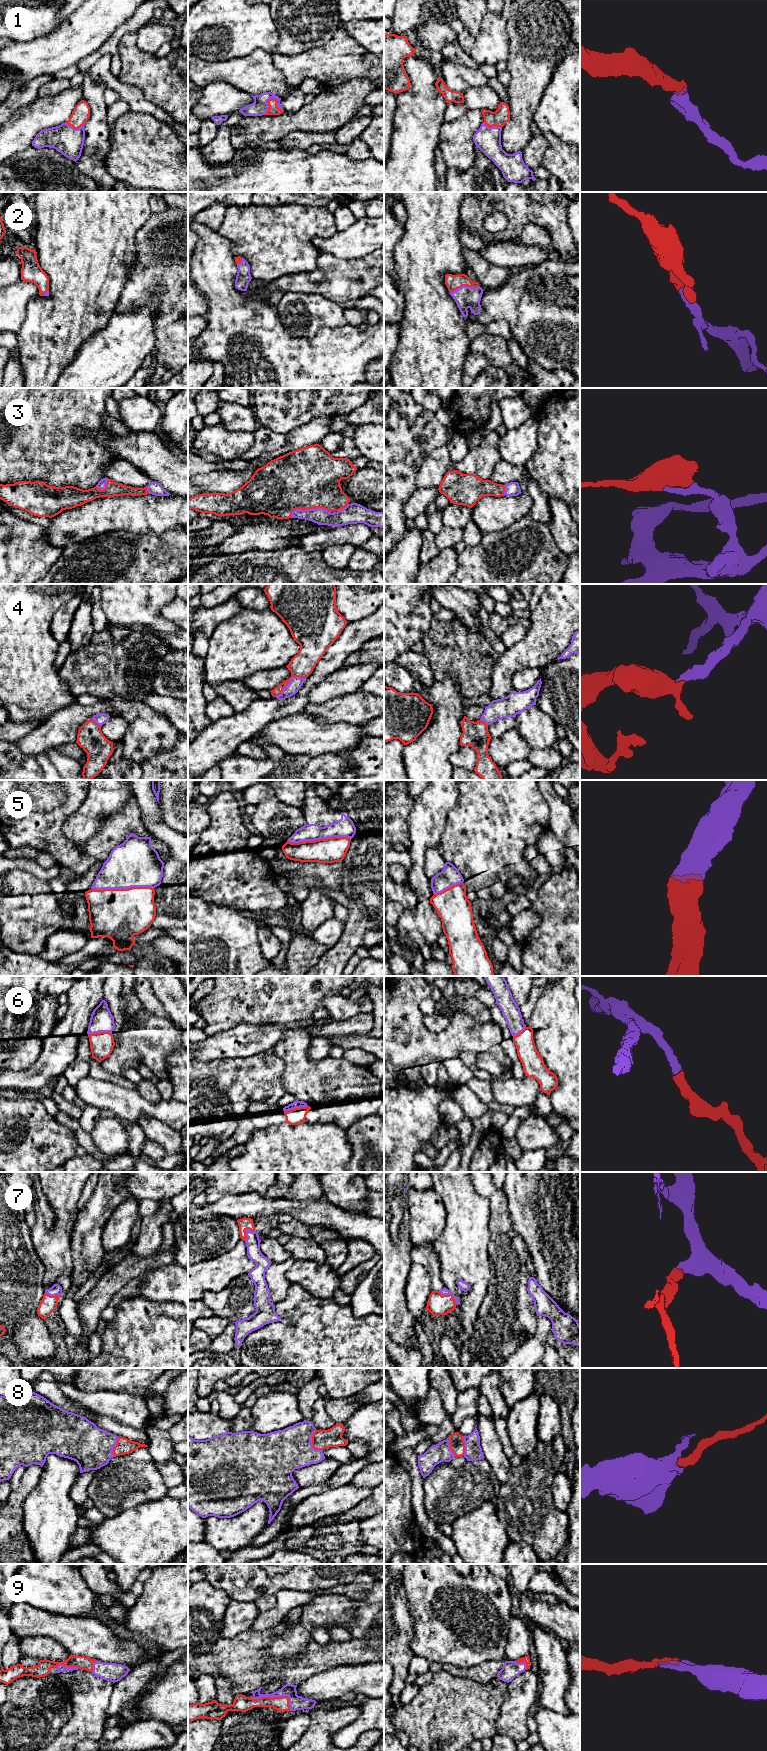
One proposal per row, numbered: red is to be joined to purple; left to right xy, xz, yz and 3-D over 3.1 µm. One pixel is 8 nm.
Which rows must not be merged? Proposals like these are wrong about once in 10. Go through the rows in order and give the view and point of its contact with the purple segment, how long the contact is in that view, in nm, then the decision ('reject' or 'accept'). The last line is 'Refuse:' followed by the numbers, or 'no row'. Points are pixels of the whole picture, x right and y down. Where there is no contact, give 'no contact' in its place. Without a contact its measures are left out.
1: xz (267, 104) | 170 nm | accept
2: yz (464, 286) | 240 nm | accept
3: xz (308, 509) | 340 nm | accept
4: xz (289, 682) | 280 nm | accept
5: xz (319, 838) | 500 nm | accept
6: xz (295, 1107) | 200 nm | accept
7: yz (450, 1293) | 190 nm | accept
8: xz (311, 1442) | 180 nm | accept
9: xz (277, 1696) | 340 nm | accept
Refuse: no row

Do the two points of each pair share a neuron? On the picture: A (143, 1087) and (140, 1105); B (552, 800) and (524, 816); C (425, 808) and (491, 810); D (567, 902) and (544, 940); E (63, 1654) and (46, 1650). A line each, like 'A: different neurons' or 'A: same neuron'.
A: different neurons
B: different neurons
C: different neurons
D: same neuron
E: same neuron

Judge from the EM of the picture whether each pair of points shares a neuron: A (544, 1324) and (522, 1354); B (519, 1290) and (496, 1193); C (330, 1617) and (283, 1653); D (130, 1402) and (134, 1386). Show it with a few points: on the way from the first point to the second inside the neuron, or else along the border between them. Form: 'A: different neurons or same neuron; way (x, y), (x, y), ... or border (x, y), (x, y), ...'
A: same neuron; way (542, 1331), (540, 1336), (529, 1347)
B: same neuron; way (509, 1266), (508, 1251), (500, 1217)
C: same neuron; way (317, 1617), (293, 1640)
D: different neurons; border (109, 1389), (126, 1390), (142, 1396)

